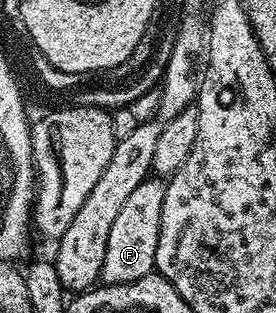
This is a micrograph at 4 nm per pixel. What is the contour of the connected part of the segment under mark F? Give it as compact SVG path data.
M148 178L133 189L129 198L125 198L121 214L117 214L109 230L109 242L105 245L105 262L99 275L103 284L137 282L137 278L145 278L155 272L157 238L161 234L161 206L165 202L166 189L162 179Z

